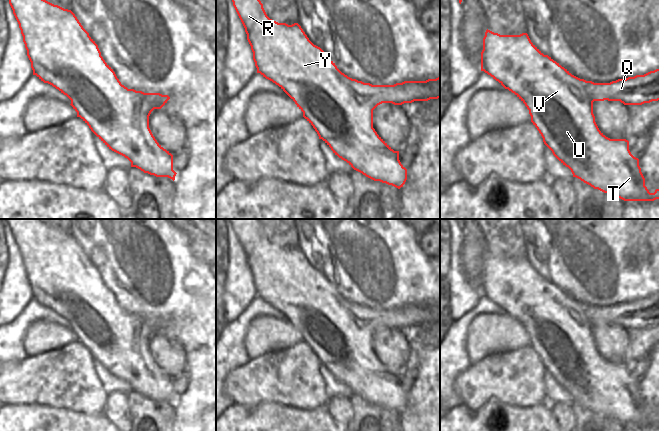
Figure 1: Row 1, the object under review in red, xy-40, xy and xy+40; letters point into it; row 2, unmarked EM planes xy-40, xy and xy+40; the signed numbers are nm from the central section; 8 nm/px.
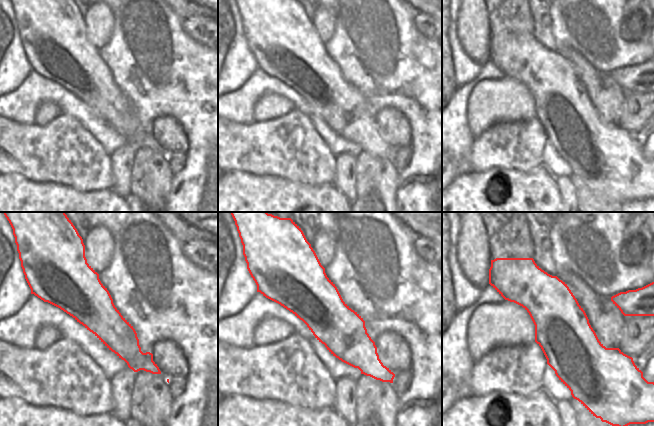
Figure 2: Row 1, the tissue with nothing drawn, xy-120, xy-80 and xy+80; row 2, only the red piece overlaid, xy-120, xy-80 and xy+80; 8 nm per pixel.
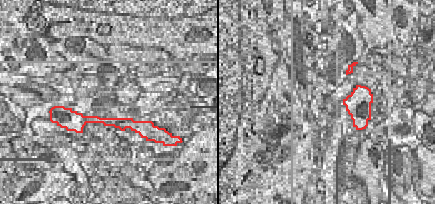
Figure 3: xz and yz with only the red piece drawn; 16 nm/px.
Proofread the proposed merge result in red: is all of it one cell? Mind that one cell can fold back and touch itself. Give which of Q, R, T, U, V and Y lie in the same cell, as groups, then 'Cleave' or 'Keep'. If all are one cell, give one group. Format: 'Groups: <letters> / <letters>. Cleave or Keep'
Groups: Q R T U V Y. Keep

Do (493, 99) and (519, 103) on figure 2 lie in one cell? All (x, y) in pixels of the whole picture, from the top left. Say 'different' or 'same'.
same

